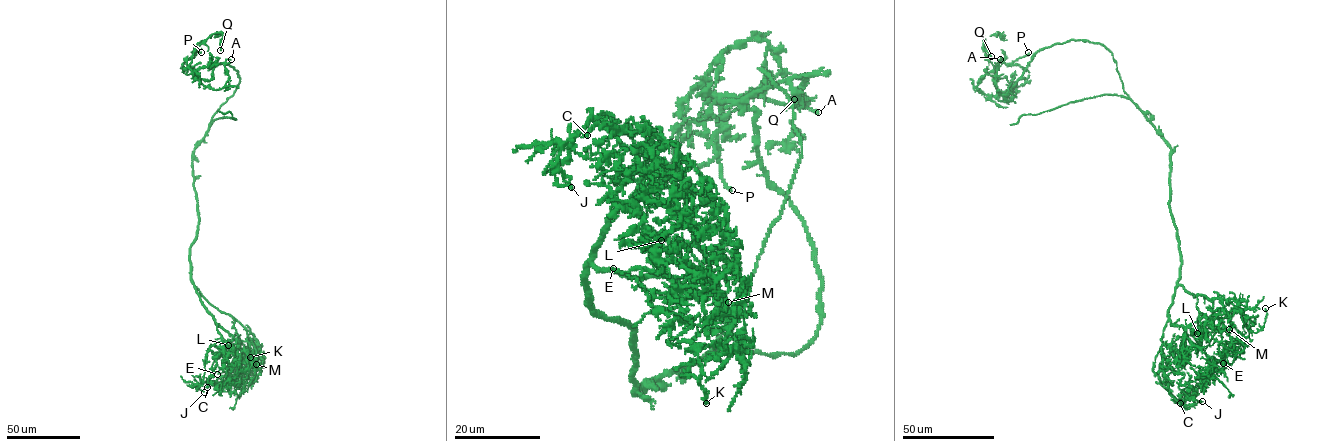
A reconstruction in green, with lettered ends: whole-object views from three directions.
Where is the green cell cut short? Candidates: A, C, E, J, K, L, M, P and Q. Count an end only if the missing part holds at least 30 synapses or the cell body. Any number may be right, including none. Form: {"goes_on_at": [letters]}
{"goes_on_at": []}

